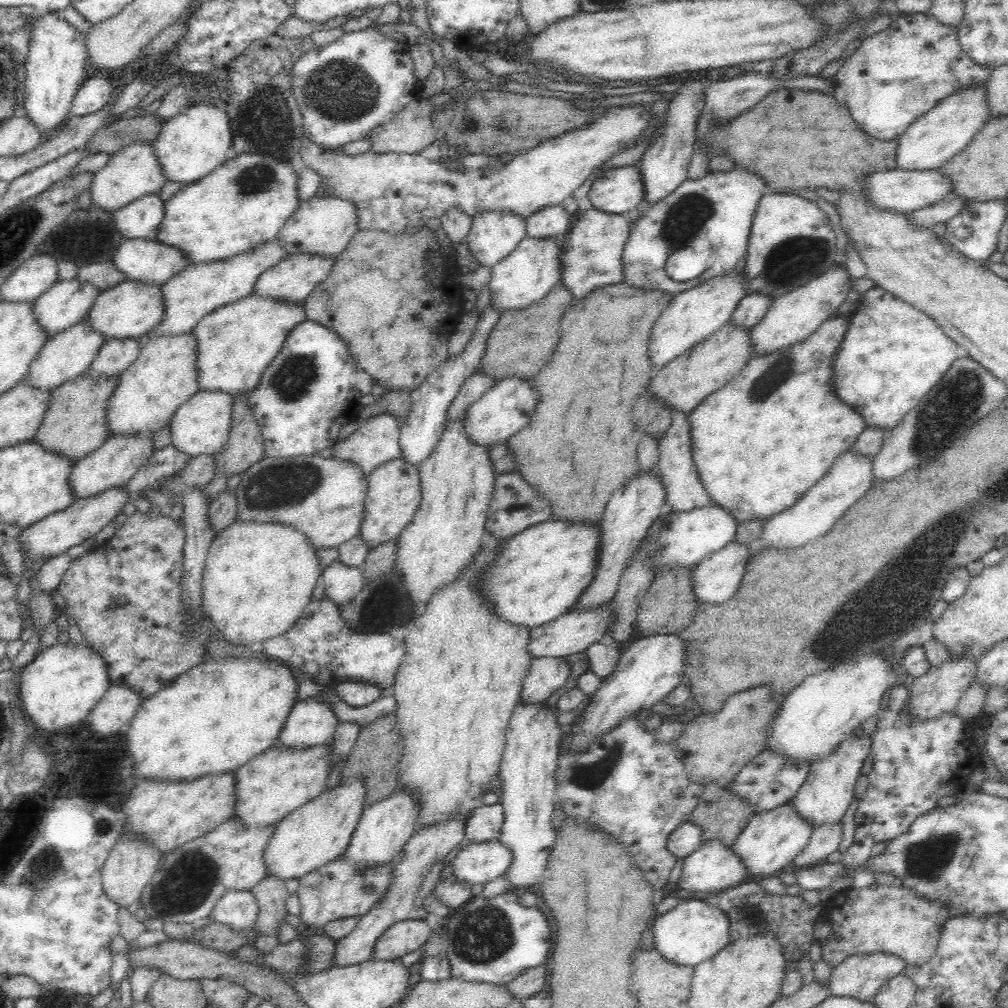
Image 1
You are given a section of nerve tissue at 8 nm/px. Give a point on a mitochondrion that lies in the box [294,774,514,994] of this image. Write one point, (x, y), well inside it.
(368, 887)

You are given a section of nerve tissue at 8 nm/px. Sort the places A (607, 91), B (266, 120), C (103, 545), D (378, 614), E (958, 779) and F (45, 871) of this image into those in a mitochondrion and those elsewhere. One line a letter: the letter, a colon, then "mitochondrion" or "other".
A: other
B: mitochondrion
C: other
D: mitochondrion
E: other
F: mitochondrion

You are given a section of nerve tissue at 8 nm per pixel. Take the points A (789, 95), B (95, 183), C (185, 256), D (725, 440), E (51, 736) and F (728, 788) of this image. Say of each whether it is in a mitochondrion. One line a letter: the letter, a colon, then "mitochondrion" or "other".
A: other
B: other
C: other
D: other
E: other
F: other

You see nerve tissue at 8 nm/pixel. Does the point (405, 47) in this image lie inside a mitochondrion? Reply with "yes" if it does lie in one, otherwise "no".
no

